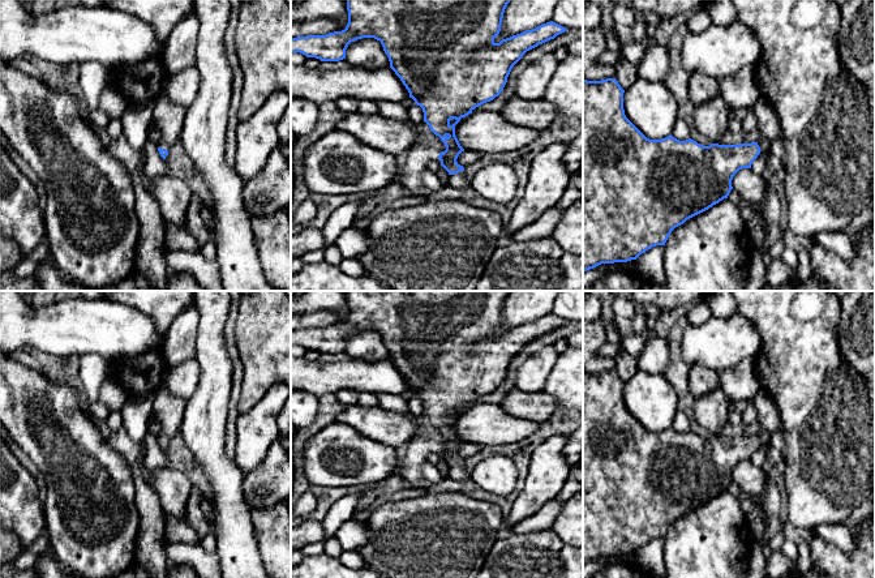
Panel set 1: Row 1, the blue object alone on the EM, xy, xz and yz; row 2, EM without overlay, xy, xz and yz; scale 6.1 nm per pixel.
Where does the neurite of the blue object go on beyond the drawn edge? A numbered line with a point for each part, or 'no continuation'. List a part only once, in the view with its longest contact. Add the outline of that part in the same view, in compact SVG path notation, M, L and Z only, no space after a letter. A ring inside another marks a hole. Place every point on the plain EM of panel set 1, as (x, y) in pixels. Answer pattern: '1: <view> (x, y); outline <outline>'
1: xz (459, 472); outline M464 463L449 468L449 476L459 483L472 481L471 474L467 471Z

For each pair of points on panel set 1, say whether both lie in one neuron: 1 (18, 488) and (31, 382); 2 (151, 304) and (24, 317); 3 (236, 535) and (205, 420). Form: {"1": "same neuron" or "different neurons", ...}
{"1": "different neurons", "2": "different neurons", "3": "same neuron"}

